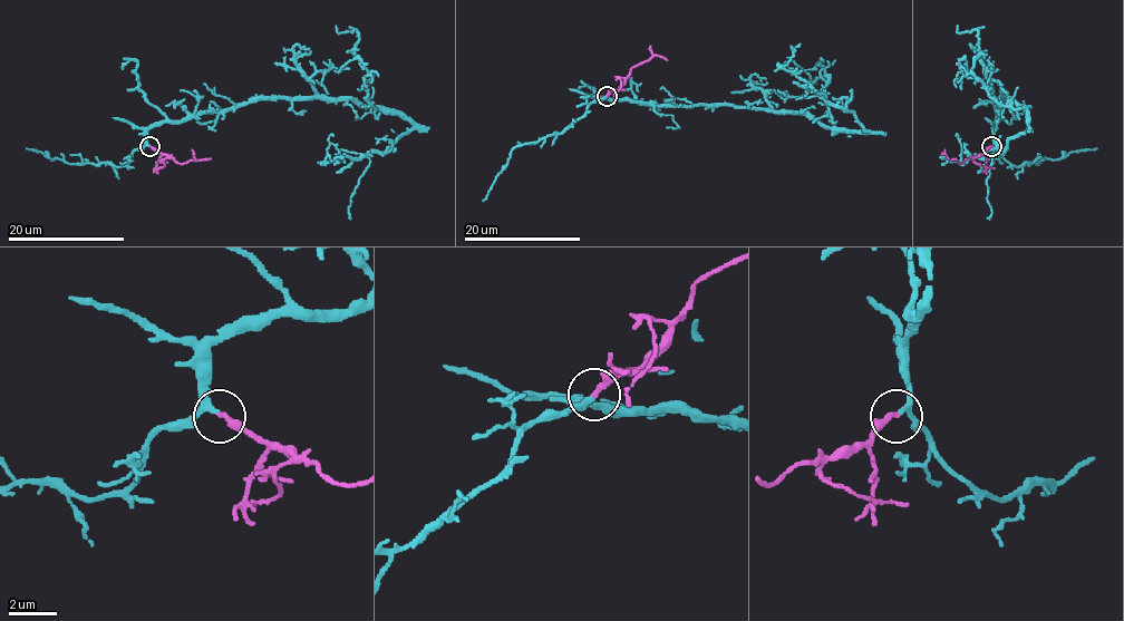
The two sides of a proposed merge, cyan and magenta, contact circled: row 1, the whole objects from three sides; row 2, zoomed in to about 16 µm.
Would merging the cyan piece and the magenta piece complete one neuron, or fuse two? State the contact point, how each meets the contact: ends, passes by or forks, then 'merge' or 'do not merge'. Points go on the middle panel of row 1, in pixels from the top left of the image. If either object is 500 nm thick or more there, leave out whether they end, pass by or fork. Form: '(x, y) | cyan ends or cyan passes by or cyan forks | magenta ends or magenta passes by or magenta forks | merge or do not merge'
(607, 96) | cyan passes by | magenta ends | merge

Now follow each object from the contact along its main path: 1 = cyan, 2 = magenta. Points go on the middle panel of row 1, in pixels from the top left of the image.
1: (607, 96), (808, 112), (827, 126), (870, 131), (852, 112), (829, 105), (784, 67), (800, 44)
2: (607, 96), (636, 66), (655, 56), (668, 60)

